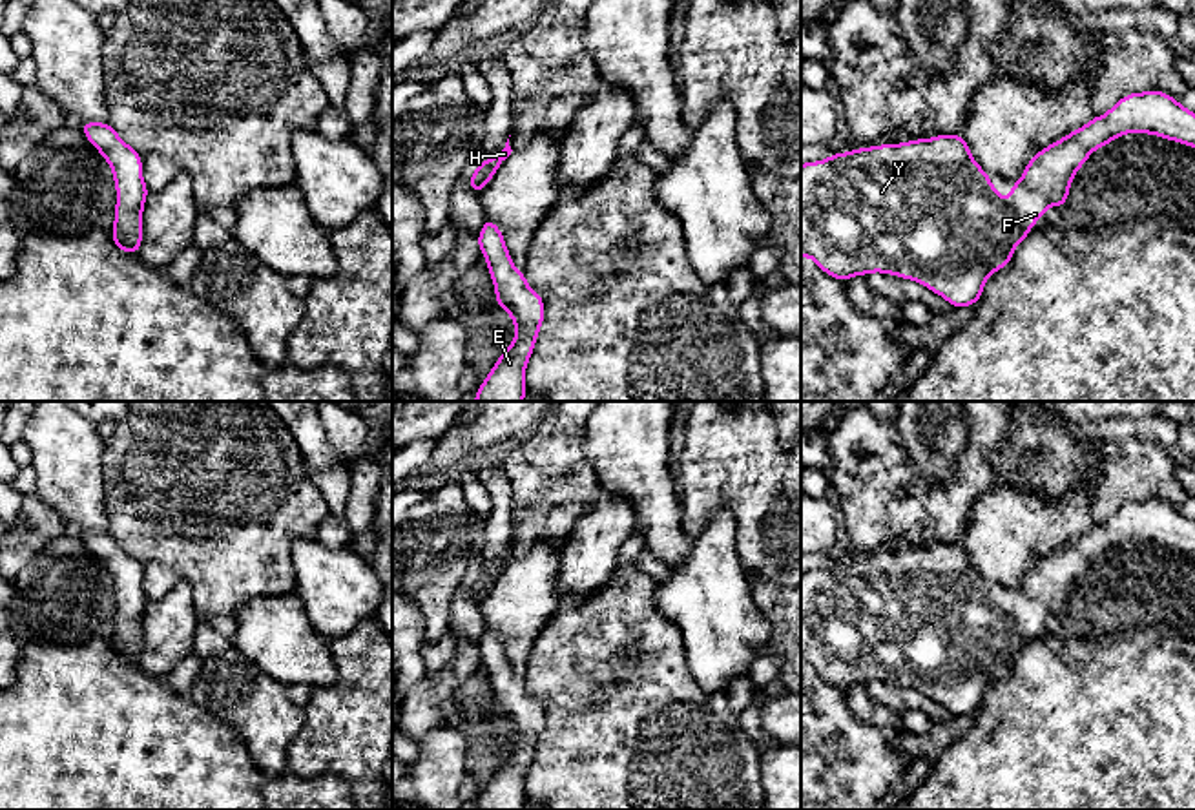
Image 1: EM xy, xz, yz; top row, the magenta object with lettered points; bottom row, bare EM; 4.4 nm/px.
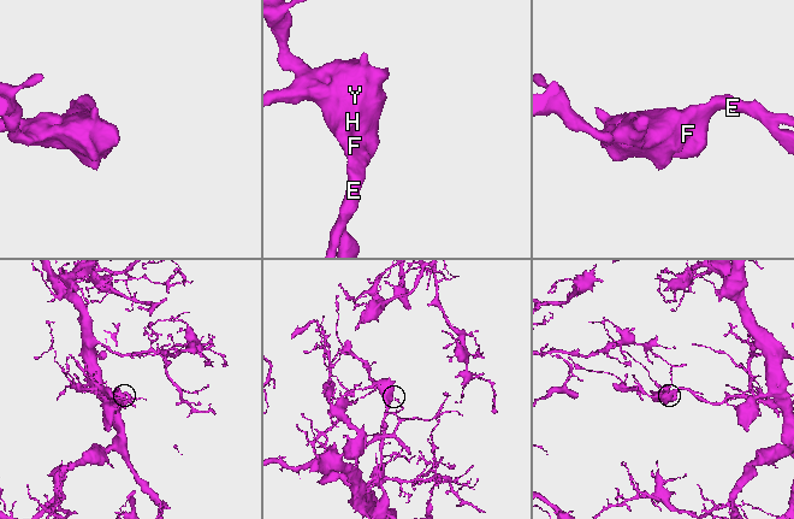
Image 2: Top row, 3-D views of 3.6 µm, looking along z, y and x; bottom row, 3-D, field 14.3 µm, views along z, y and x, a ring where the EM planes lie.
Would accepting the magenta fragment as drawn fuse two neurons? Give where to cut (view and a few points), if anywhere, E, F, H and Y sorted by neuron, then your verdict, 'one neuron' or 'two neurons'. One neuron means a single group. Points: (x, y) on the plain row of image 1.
cut none; groups E F H Y; one neuron

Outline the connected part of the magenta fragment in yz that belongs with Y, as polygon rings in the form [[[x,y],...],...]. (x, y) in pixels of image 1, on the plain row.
[[[1159,498],[1129,502],[1115,511],[1106,524],[1093,525],[1084,536],[1040,558],[1027,571],[1022,587],[1013,591],[1009,611],[992,597],[991,586],[972,567],[969,553],[960,542],[857,556],[801,573],[801,666],[812,666],[825,682],[841,690],[870,680],[894,682],[921,691],[945,706],[952,717],[969,715],[982,708],[987,686],[1009,673],[1016,653],[1031,642],[1034,629],[1044,628],[1045,617],[1067,613],[1073,586],[1086,573],[1089,562],[1129,540],[1151,542],[1195,556],[1195,522]]]

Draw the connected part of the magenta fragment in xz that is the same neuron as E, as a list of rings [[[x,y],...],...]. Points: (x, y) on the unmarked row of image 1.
[[[489,626],[480,639],[478,657],[489,673],[496,711],[514,728],[516,746],[482,790],[474,810],[524,810],[525,774],[546,726],[544,706],[529,699],[525,682],[511,670],[502,639]]]

